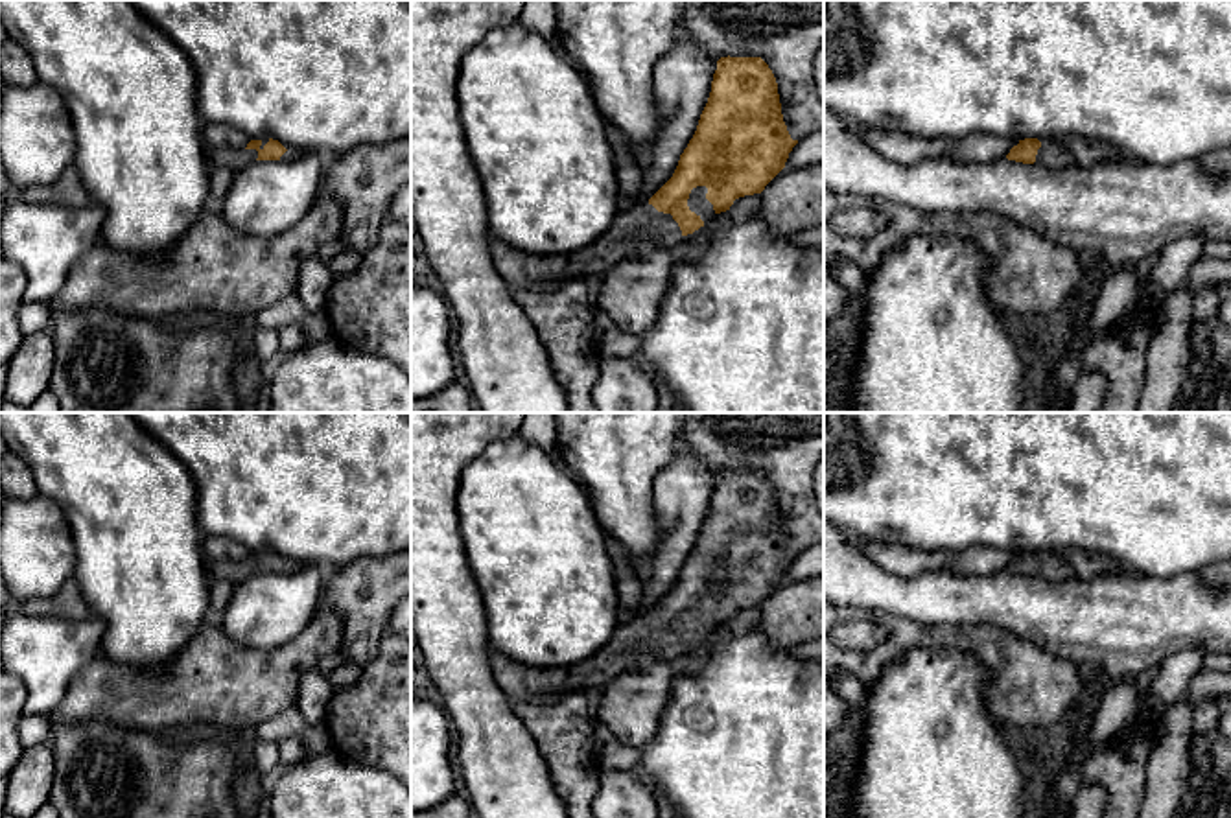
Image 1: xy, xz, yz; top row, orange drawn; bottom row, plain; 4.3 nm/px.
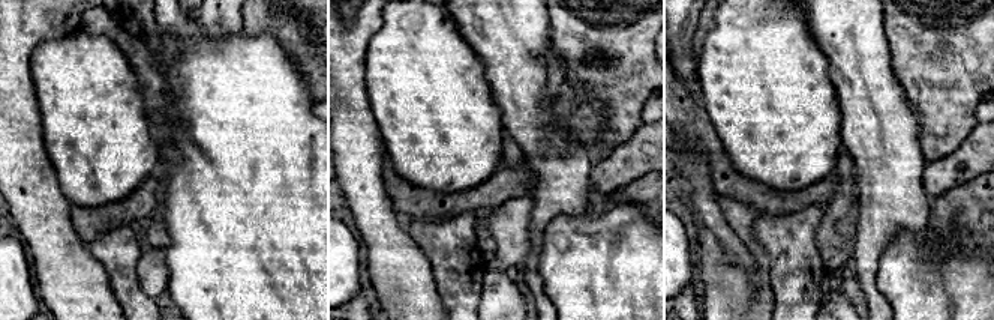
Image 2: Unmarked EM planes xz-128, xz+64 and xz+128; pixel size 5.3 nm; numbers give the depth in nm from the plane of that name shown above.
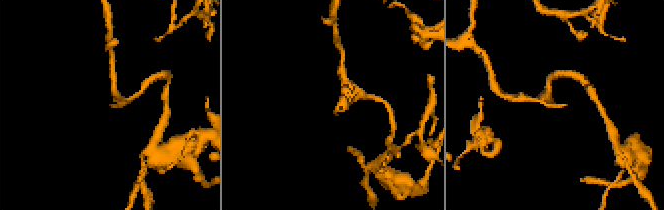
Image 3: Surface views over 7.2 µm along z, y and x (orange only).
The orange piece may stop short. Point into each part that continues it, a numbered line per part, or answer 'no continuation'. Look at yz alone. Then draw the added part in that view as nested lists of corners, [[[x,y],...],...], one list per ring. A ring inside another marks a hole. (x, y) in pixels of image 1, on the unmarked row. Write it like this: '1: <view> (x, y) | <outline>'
1: yz (1051, 566) | [[[1045,555],[1038,562],[1036,575],[1045,577],[1049,580],[1063,580],[1067,577],[1073,577],[1071,566],[1067,566],[1060,556],[1056,555]]]

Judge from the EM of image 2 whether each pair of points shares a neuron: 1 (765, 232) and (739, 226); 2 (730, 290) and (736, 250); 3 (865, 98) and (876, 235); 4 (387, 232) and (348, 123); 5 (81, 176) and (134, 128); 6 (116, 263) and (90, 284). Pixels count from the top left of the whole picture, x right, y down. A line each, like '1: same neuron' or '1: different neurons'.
1: different neurons
2: different neurons
3: same neuron
4: same neuron
5: same neuron
6: different neurons

